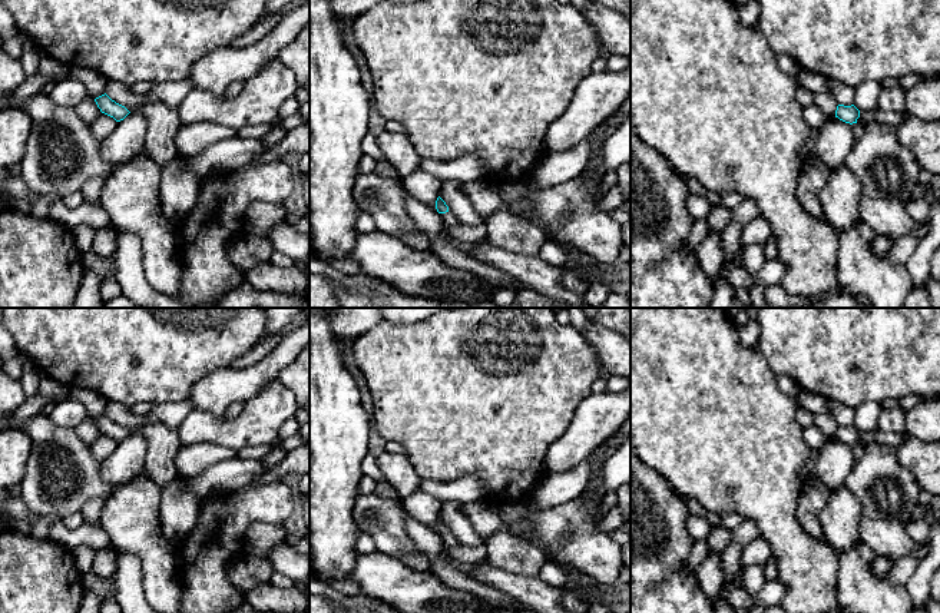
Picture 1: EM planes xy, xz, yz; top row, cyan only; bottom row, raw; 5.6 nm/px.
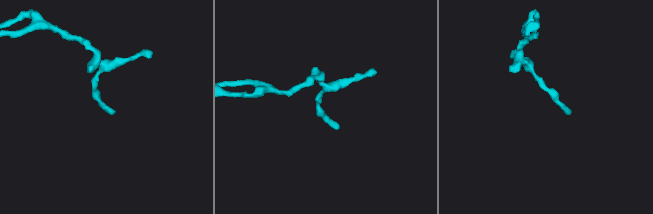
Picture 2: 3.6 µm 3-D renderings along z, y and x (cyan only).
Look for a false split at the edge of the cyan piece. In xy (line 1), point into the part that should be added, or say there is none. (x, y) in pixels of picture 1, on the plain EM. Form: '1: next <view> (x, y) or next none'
1: next none

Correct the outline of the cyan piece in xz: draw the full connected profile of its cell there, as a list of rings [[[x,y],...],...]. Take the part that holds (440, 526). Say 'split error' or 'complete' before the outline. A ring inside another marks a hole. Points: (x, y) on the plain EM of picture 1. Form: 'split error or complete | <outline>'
split error | [[[440,517],[436,521],[436,530],[441,536],[441,540],[443,540],[443,544],[446,549],[451,549],[451,547],[461,544],[457,540],[457,537],[449,531],[449,527],[446,526],[446,523]]]

